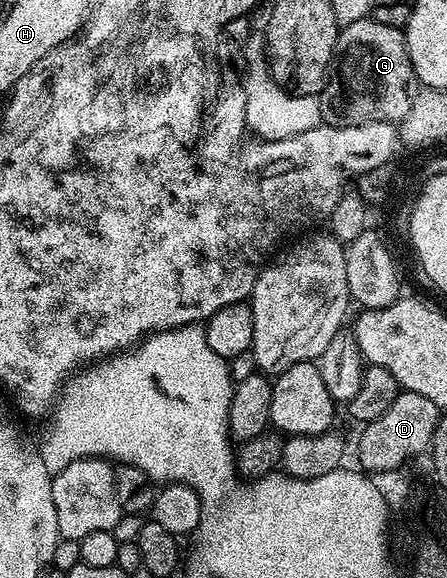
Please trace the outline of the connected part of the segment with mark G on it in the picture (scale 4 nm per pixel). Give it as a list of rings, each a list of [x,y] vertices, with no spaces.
[[[372,16],[344,25],[335,44],[330,76],[317,97],[322,124],[349,127],[374,121],[401,123],[409,115],[414,81],[403,29],[377,23]]]

